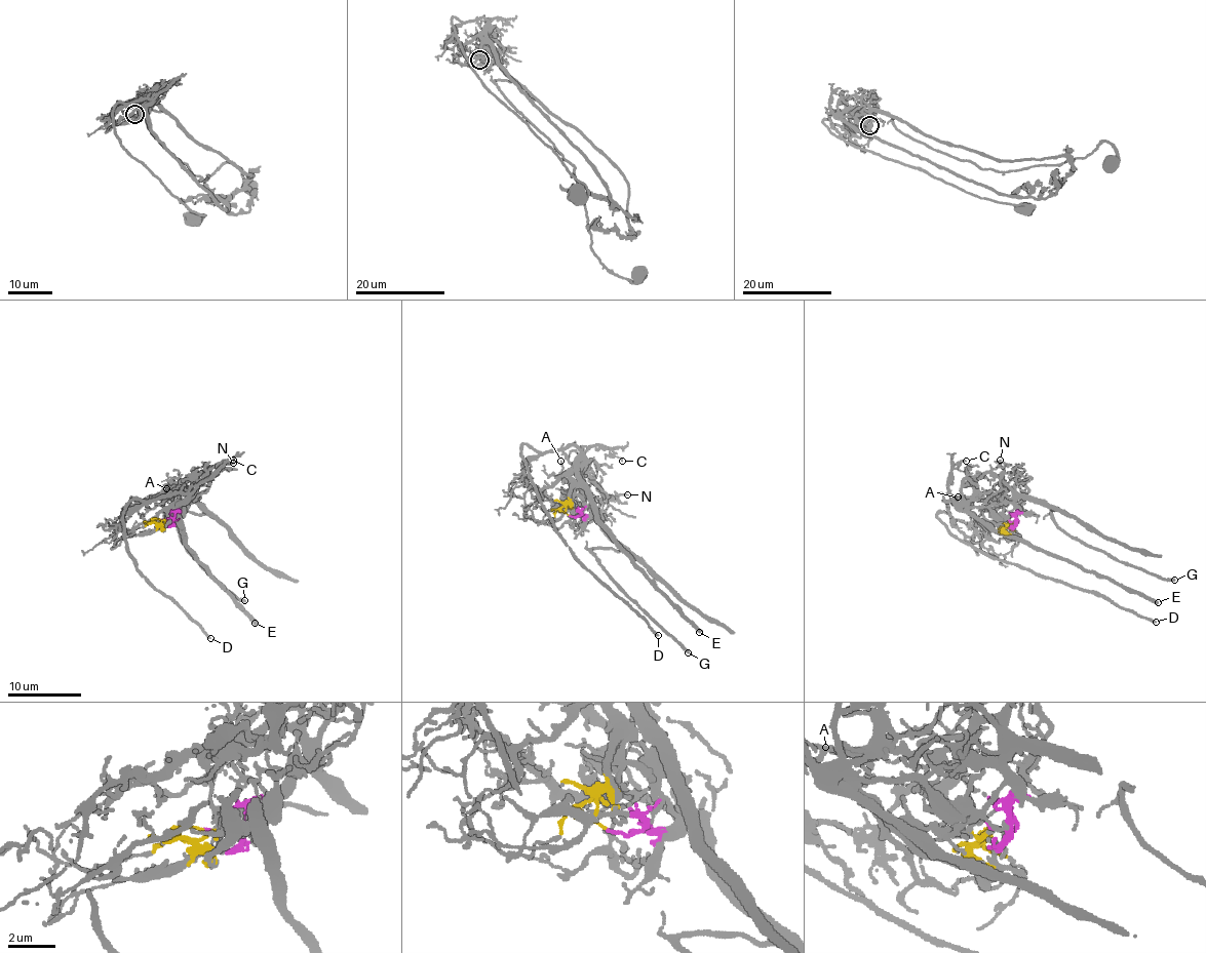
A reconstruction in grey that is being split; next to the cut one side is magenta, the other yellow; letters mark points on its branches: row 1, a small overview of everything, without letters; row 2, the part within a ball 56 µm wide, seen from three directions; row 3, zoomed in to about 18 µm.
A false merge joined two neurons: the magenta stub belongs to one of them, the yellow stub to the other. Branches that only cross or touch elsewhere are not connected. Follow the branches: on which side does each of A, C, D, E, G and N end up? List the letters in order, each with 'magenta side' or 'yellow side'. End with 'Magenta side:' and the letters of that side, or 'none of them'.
A: magenta side
C: yellow side
D: yellow side
E: yellow side
G: magenta side
N: magenta side
Magenta side: A, G, N

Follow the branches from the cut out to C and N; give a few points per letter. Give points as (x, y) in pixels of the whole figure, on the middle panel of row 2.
C: (569, 515), (561, 507), (571, 504), (575, 468), (583, 454), (593, 445), (611, 447), (622, 462)
N: (569, 515), (577, 517), (591, 514), (604, 500), (615, 494), (627, 494)

